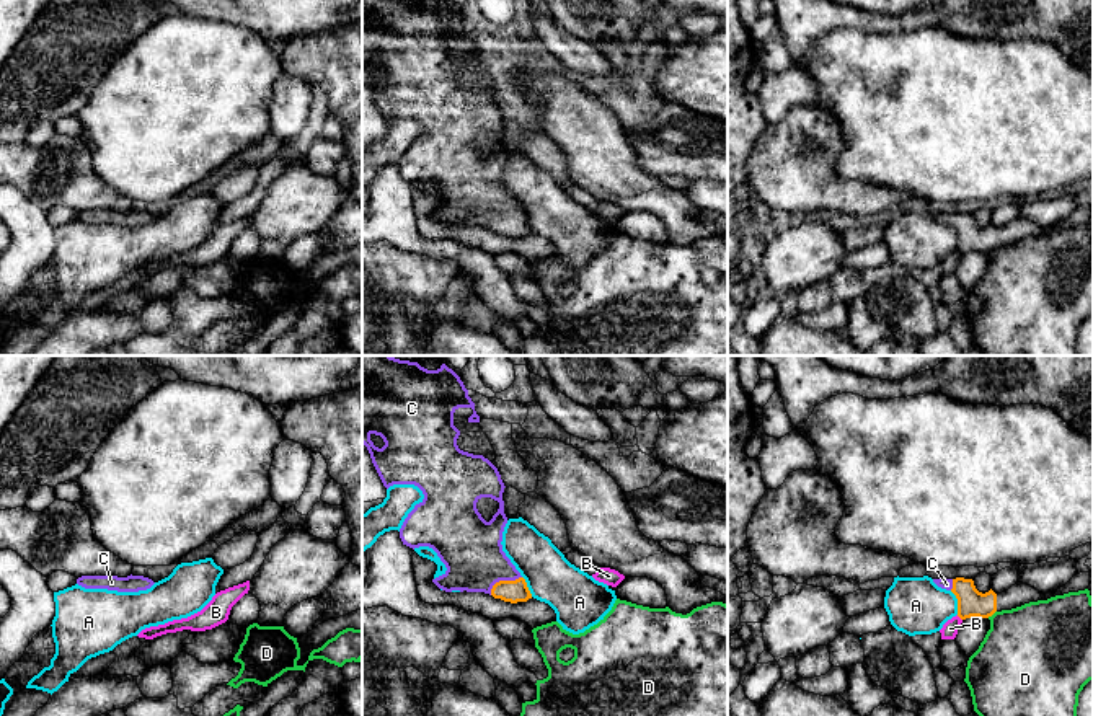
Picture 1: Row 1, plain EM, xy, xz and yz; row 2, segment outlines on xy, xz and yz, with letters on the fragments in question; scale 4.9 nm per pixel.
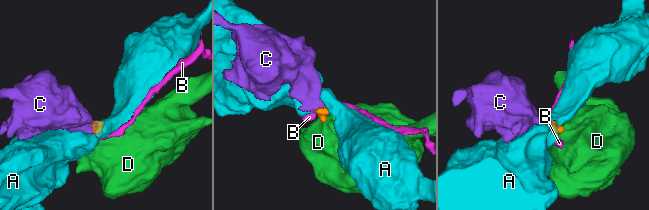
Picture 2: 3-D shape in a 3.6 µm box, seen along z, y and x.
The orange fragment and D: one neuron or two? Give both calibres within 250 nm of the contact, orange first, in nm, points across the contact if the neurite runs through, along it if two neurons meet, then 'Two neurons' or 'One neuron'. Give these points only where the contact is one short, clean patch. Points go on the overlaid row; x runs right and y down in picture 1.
Thickness 140 nm (orange) against 440 nm. Boundary: yz (995, 610), (987, 617). Two neurons

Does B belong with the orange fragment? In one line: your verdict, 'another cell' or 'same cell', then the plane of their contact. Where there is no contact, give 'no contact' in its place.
another cell | yz

